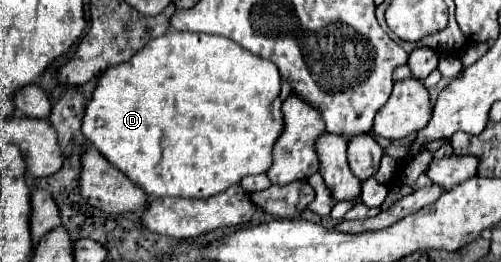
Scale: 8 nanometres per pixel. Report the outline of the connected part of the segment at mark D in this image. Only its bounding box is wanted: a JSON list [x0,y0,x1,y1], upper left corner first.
[82,31,284,199]

